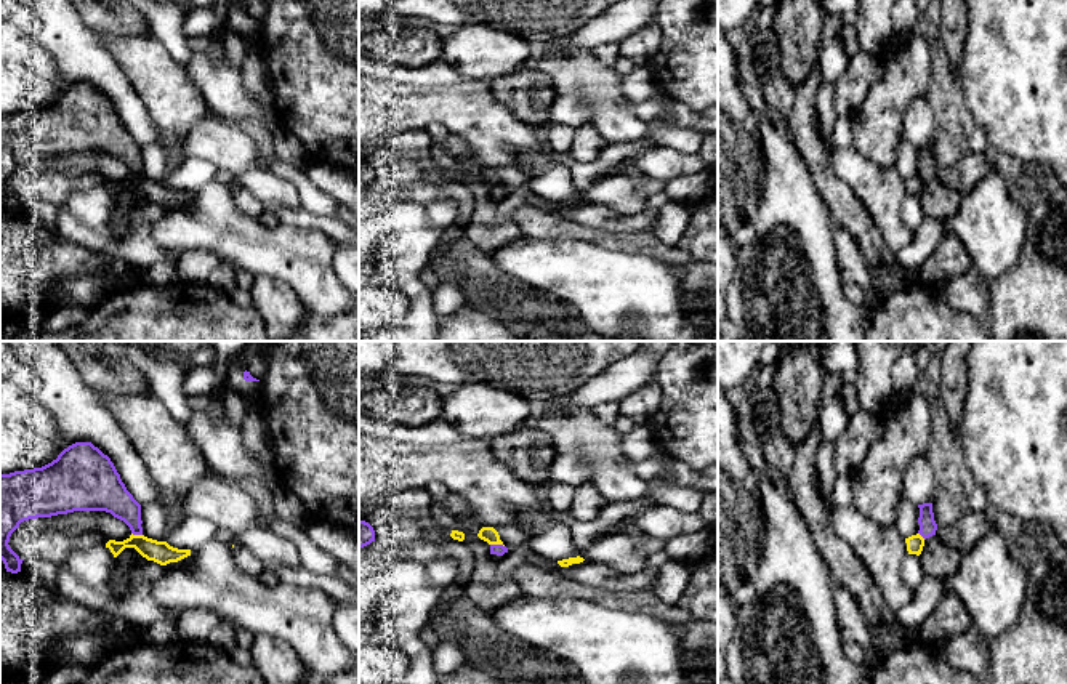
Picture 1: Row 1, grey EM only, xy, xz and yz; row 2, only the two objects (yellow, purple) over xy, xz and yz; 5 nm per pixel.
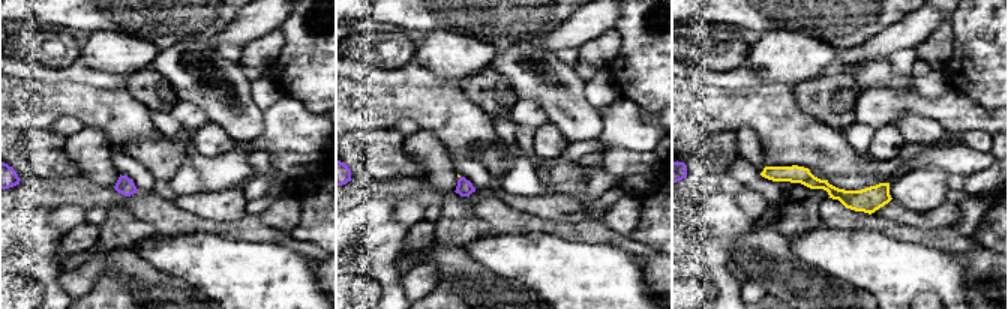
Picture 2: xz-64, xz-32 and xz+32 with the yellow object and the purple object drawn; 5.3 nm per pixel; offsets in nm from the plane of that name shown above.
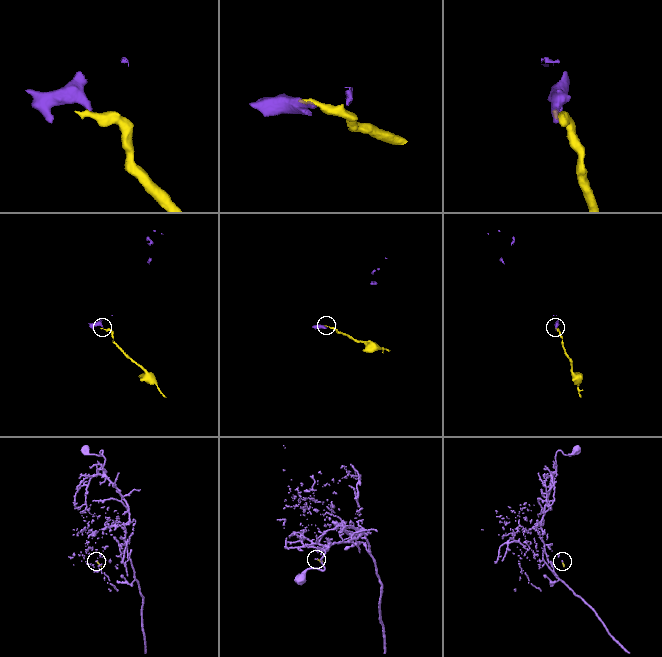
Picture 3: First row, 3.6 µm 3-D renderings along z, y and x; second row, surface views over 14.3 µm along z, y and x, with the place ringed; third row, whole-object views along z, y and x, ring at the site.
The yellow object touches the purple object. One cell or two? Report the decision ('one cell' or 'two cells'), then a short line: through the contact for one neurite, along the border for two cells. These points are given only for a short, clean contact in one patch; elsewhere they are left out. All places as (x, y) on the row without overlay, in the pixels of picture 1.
two cells; line xz (491, 185), (503, 188)

